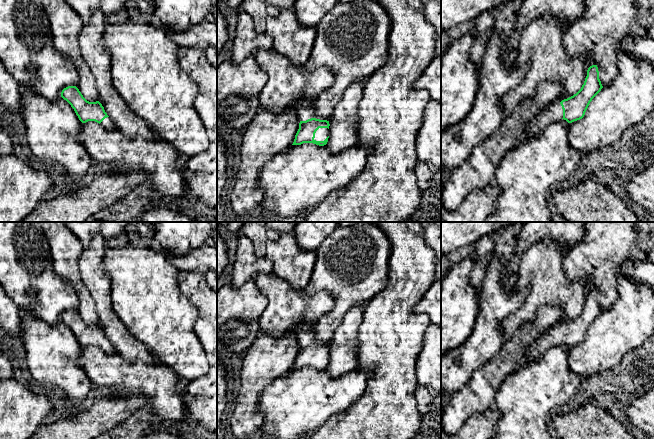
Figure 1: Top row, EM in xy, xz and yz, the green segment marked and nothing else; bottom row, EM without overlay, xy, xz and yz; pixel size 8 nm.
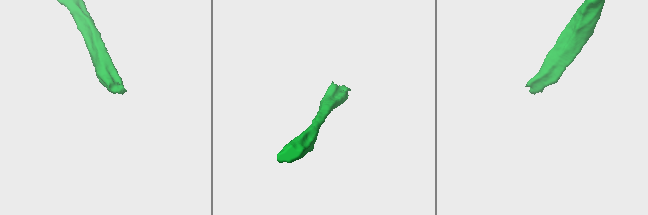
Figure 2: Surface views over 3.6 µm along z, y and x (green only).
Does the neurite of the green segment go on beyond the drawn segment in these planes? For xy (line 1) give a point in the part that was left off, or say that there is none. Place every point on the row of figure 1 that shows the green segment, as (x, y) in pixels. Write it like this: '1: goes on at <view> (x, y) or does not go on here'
1: goes on at xy (107, 123)

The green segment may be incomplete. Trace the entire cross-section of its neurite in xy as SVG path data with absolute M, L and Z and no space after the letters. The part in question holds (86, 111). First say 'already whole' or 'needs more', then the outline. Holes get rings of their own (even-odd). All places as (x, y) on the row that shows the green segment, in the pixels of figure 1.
needs more; M76 86L64 88L61 97L71 105L82 123L95 121L107 131L116 129L114 122L109 118L102 104L99 101L87 101Z

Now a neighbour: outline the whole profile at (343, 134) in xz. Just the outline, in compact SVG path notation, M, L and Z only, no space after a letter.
M365 80L351 83L334 108L329 121L329 138L326 144L333 153L339 153L358 144L357 111L364 85Z

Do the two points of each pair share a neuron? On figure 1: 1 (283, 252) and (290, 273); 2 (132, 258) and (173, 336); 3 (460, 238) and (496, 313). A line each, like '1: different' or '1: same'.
1: same
2: same
3: different

